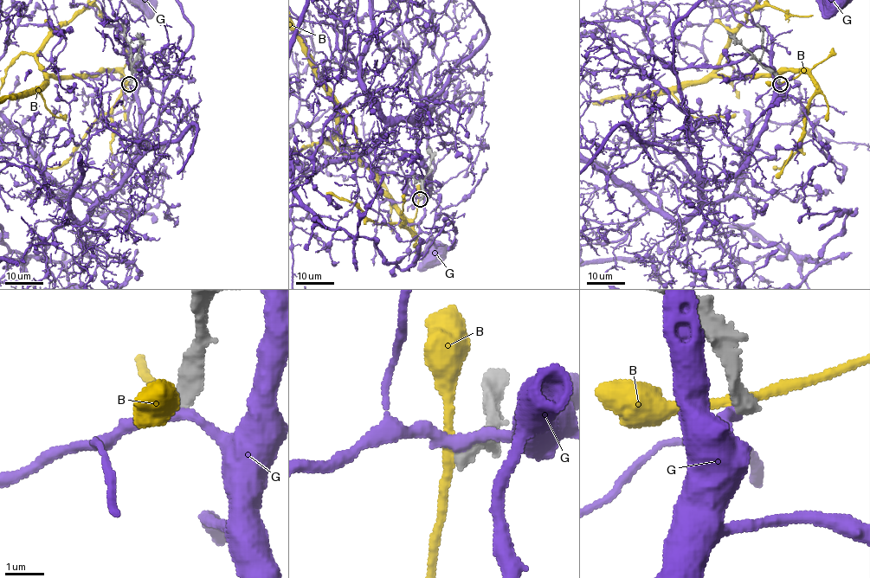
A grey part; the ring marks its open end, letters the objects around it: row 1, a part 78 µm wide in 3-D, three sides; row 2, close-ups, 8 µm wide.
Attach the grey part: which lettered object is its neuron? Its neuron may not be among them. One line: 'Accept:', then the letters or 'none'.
Accept: none

